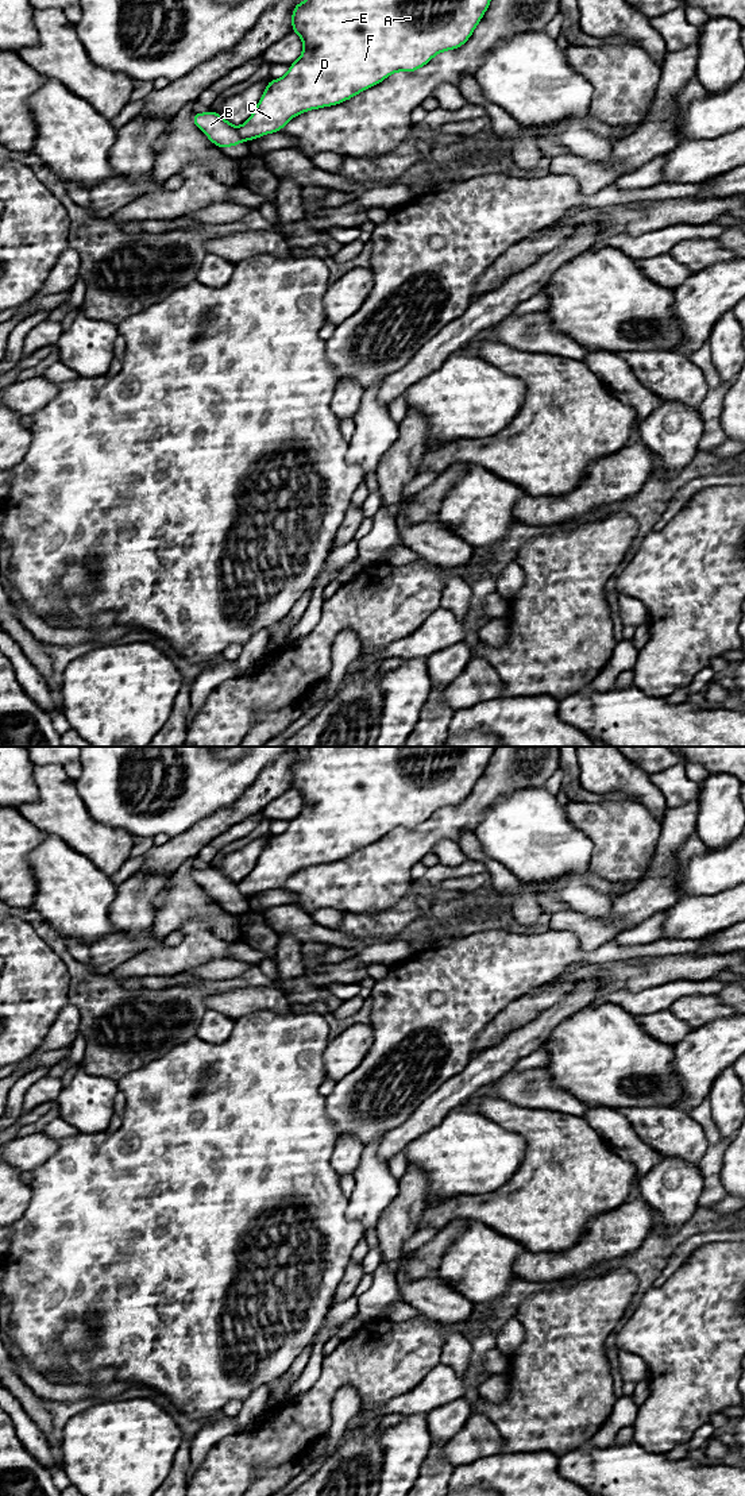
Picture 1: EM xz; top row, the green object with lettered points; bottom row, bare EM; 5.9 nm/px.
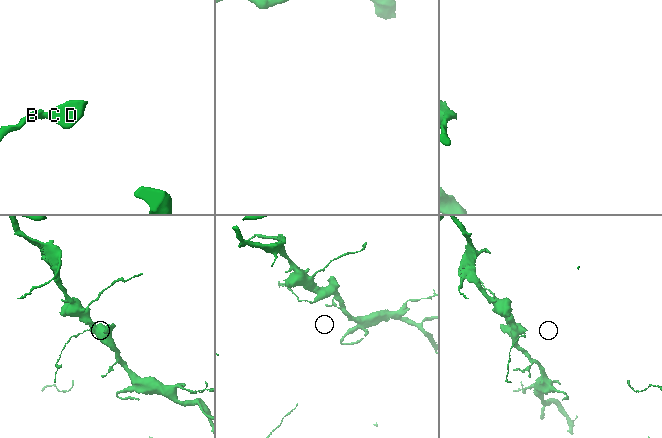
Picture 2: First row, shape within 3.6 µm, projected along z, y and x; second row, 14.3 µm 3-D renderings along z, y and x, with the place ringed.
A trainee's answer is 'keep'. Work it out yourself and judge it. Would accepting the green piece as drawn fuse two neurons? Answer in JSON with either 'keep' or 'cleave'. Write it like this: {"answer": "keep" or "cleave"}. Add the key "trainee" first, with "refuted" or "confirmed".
{"trainee": "refuted", "answer": "cleave"}

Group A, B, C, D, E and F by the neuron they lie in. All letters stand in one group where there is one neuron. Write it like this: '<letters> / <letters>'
A C D E F / B

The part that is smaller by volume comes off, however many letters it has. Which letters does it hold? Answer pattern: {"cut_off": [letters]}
{"cut_off": ["B"]}

